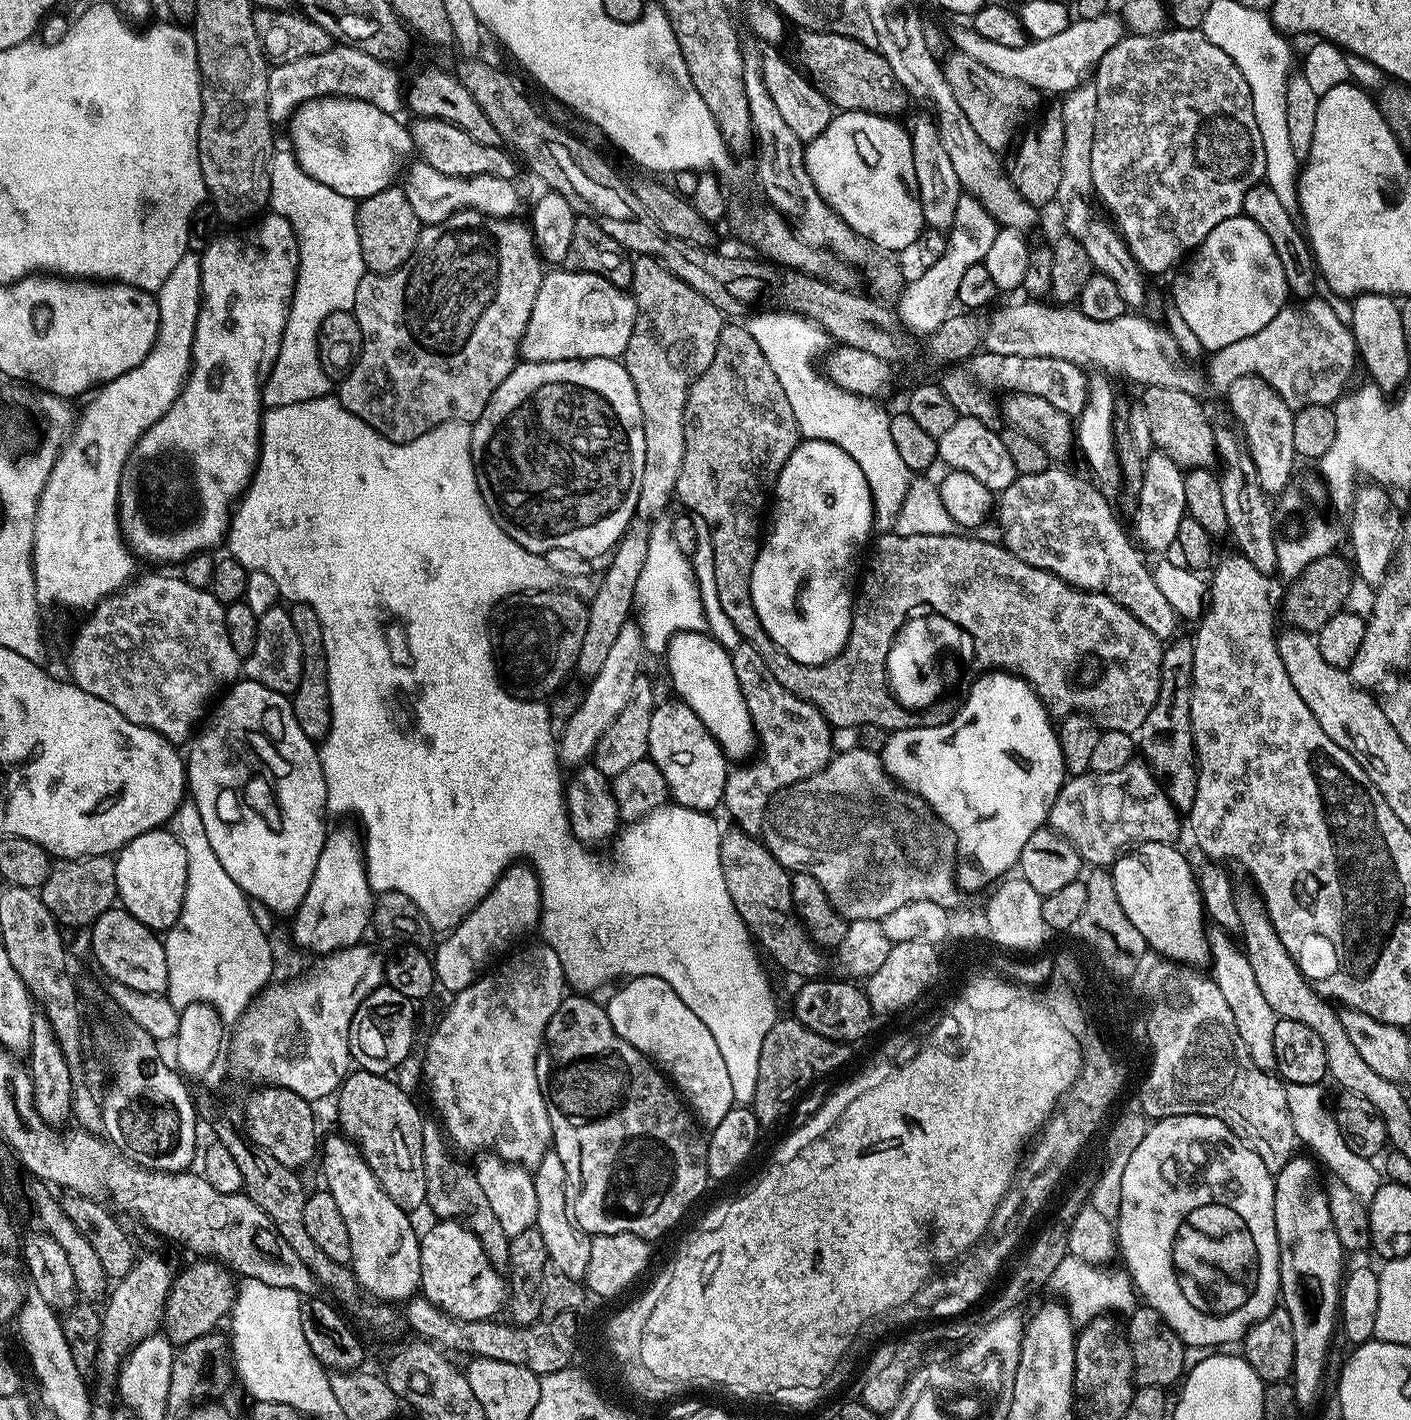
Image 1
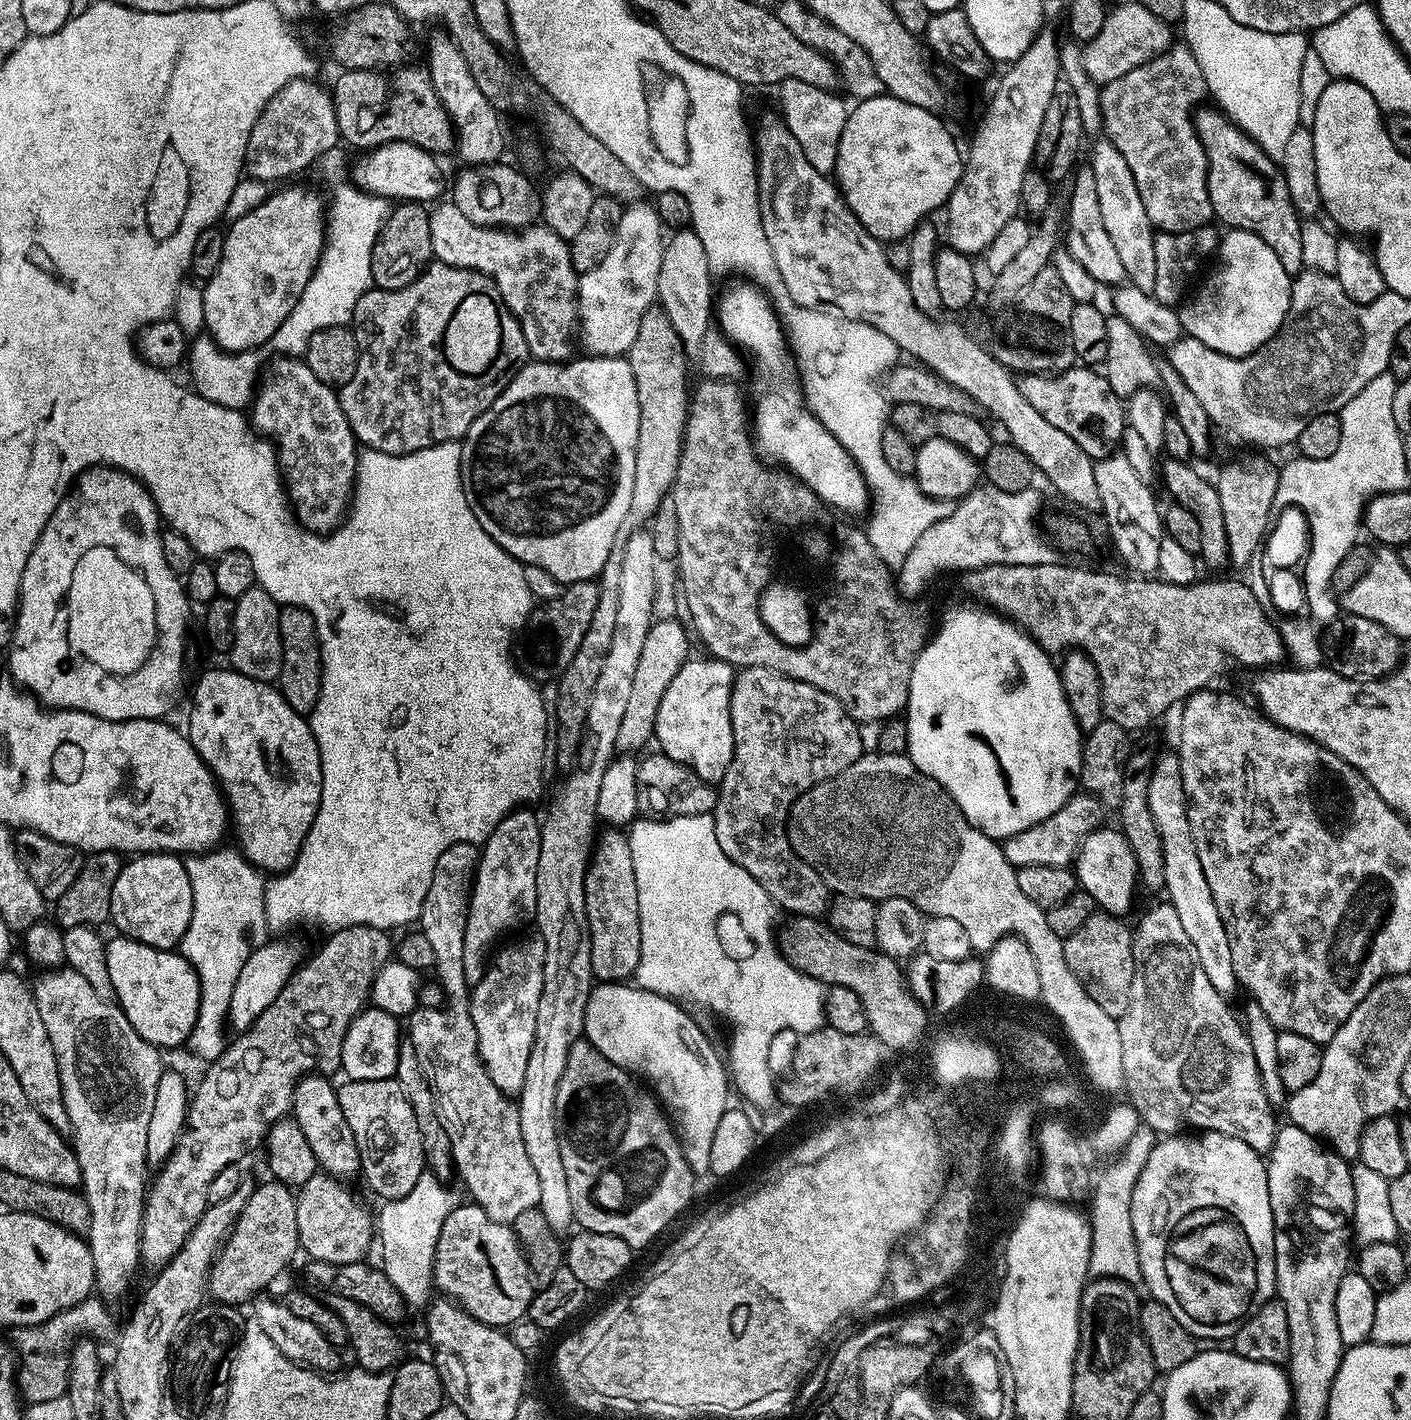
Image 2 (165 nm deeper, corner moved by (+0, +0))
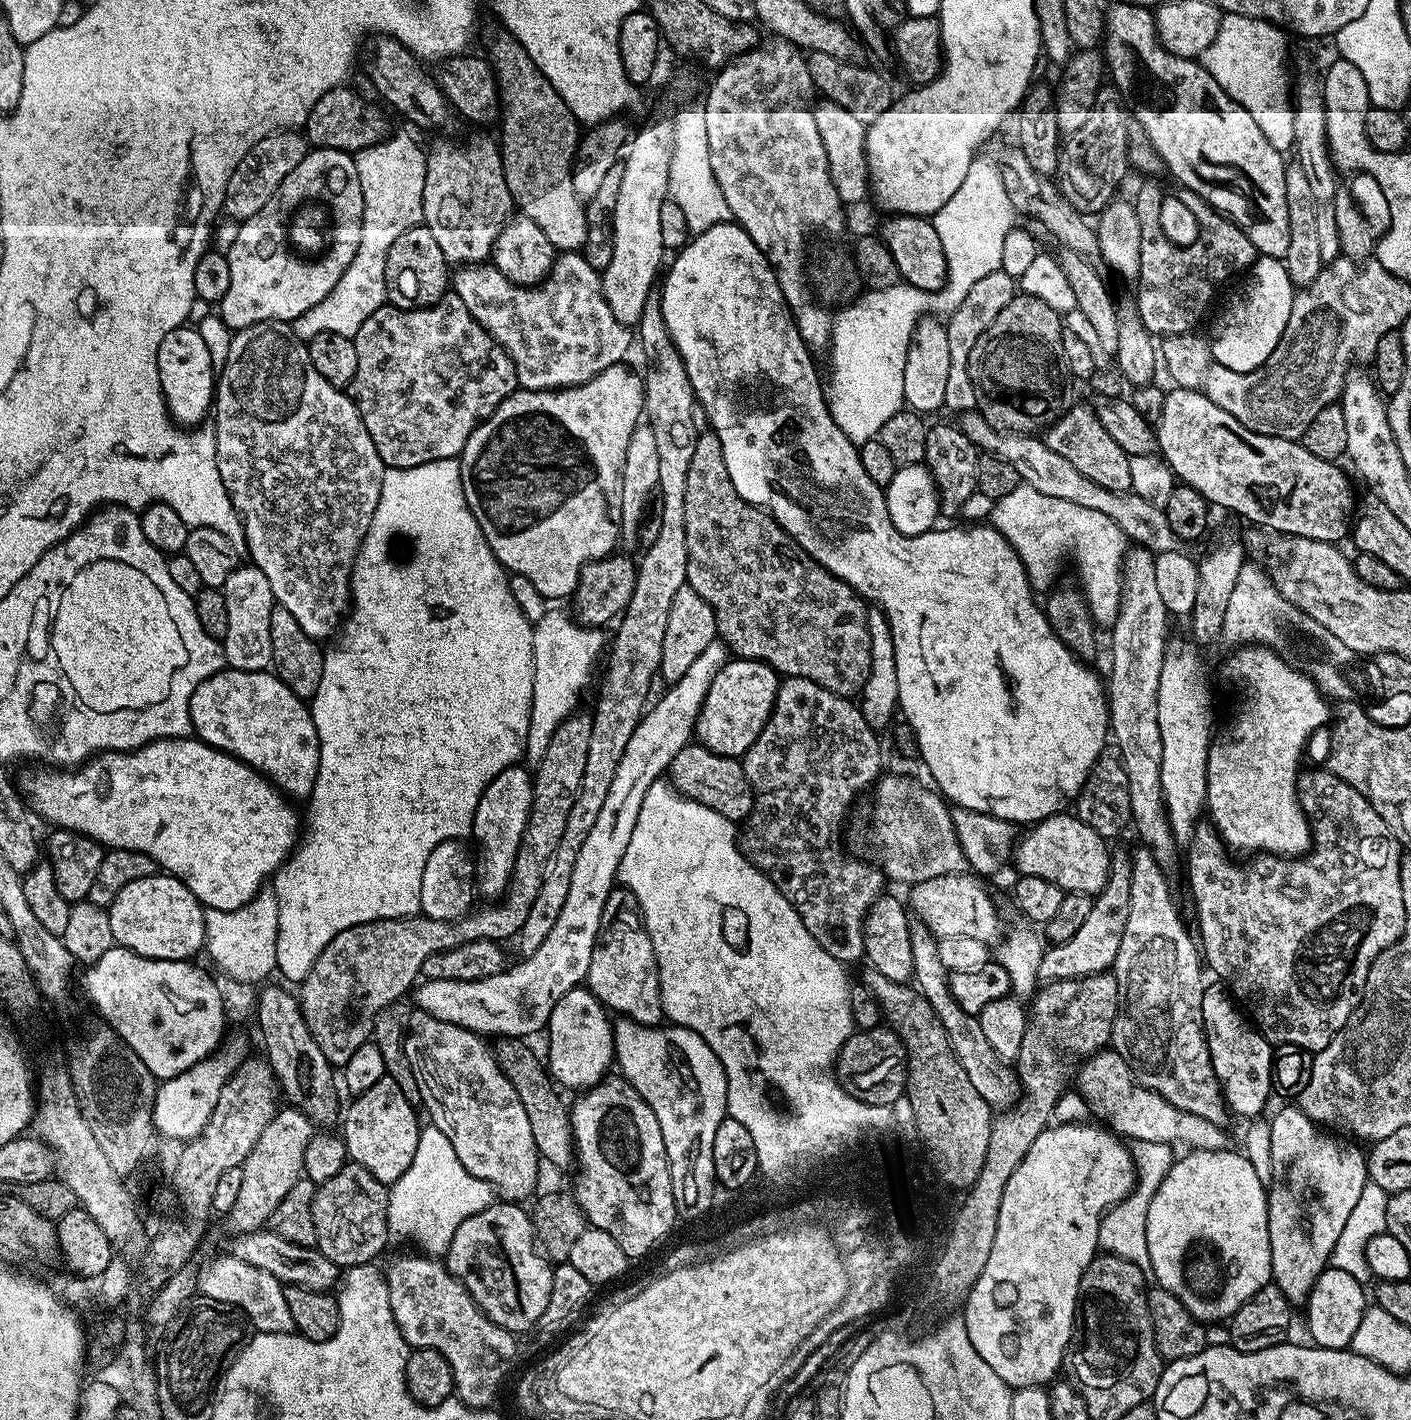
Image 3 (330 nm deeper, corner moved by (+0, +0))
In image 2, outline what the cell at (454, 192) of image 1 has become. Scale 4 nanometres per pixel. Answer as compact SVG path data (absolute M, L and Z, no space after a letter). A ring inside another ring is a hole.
M439 204L428 214L433 257L439 263L473 268L492 277L504 295L505 306L515 314L524 331L528 355L533 361L563 364L573 359L571 340L578 328L578 273L574 270L569 241L554 234L543 222L519 230L483 228L470 222L456 204Z

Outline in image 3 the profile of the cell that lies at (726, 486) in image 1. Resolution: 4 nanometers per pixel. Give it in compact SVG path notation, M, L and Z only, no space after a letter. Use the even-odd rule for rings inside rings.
M711 430L701 431L698 442L694 446L694 459L690 462L688 489L686 490L687 584L694 590L698 590L698 594L702 594L702 598L706 598L706 602L710 602L710 606L714 610L714 618L716 619L716 631L719 639L728 645L729 653L735 654L742 660L761 660L766 662L771 668L776 669L781 677L797 676L798 678L812 679L818 686L822 686L834 694L845 698L855 697L855 692L867 682L868 675L874 671L874 665L870 658L869 605L846 582L842 582L837 576L825 570L769 512L754 506L750 502L746 502L746 498L742 498L738 494L738 490L734 490L734 482L730 482L730 473L726 470L726 458L722 457L721 454L722 442L718 442L716 433Z

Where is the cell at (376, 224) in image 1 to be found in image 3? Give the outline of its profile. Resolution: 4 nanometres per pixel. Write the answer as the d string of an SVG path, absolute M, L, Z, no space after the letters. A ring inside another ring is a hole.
M417 226L406 230L398 238L398 242L390 246L384 285L388 291L387 303L394 308L429 308L449 291L450 265L428 228Z

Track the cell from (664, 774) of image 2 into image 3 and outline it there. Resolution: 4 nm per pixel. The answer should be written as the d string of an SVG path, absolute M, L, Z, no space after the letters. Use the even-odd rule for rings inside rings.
M690 742L674 754L674 762L668 767L667 775L672 776L671 787L677 788L691 800L702 802L729 822L743 822L752 812L752 787L746 778L743 763L737 757L714 754L705 744Z

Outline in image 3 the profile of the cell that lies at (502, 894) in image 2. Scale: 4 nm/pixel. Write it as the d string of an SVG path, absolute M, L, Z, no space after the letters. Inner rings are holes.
M520 767L507 768L502 770L502 774L495 776L486 786L478 802L478 810L474 810L471 839L476 840L475 847L478 849L475 857L476 883L481 897L484 895L492 896L488 898L500 898L508 889L514 870L514 858L518 854L518 846L530 818L533 773L527 767Z

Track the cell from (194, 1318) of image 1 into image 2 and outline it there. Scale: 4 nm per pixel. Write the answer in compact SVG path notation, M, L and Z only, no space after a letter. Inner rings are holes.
M273 1178L267 1180L265 1184L260 1184L256 1189L251 1189L248 1192L246 1206L242 1206L240 1216L232 1225L228 1238L222 1245L221 1253L216 1257L216 1263L213 1264L212 1271L208 1273L207 1295L213 1301L233 1306L247 1305L249 1301L267 1289L264 1287L271 1280L278 1279L280 1271L295 1258L296 1252L298 1256L301 1251L300 1239L298 1238L296 1192L280 1180Z

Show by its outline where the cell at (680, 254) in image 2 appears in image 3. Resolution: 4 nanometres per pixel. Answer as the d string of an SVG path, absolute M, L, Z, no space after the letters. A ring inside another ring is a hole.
M652 291L646 298L646 310L642 310L642 318L638 325L638 338L642 342L643 350L646 353L646 372L644 374L644 416L646 422L654 430L654 439L658 445L658 498L662 502L662 527L659 528L659 535L653 545L646 548L644 557L639 557L638 569L636 574L636 586L634 594L630 598L630 602L626 606L623 616L619 617L618 623L615 625L616 637L611 637L610 649L606 654L606 664L608 660L608 669L604 672L604 681L600 684L600 697L596 700L596 712L591 713L592 729L590 730L590 747L588 757L586 757L586 770L582 774L582 786L578 790L578 798L574 798L574 806L570 810L570 815L566 818L566 830L562 830L562 838L558 838L558 846L582 846L582 842L586 842L586 830L590 830L594 826L594 822L598 818L598 813L602 811L602 805L606 803L606 797L610 790L610 782L614 782L614 774L618 774L618 762L622 762L622 750L626 750L626 742L630 742L630 734L634 734L634 730L638 726L640 717L644 715L649 707L648 691L652 688L652 679L655 678L656 672L661 671L660 663L662 662L662 642L666 639L666 622L670 619L670 606L674 602L674 594L678 594L678 590L682 590L682 586L688 582L686 574L686 562L688 561L688 551L686 550L686 490L688 489L688 475L690 474L690 462L694 459L694 446L698 442L701 429L696 428L696 412L698 416L698 401L694 390L690 384L690 378L686 372L686 366L682 362L682 354L678 354L678 346L674 346L674 338L670 338L670 330L666 330L666 318L663 317L663 308L660 305L659 291Z

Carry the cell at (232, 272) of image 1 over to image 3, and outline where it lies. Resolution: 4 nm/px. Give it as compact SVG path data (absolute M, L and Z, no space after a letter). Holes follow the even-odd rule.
M312 148L308 156L302 158L302 162L298 162L298 166L294 166L294 170L290 170L290 174L286 174L286 178L282 178L282 186L278 186L278 190L274 190L270 202L266 202L266 206L262 206L262 210L258 210L258 214L254 214L254 218L243 221L236 229L234 246L230 246L230 250L226 254L230 262L230 290L226 290L226 294L218 305L218 315L224 325L230 330L235 330L254 326L258 322L267 320L291 322L302 314L306 314L306 310L318 306L318 302L326 299L334 290L334 286L338 286L338 278L342 278L342 274L346 274L346 266L350 266L350 262L354 262L354 254L358 254L358 242L362 242L363 213L362 186L358 182L358 170L353 153L333 148Z

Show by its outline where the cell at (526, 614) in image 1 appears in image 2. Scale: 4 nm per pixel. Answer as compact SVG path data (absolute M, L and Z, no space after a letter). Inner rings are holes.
M583 580L577 584L567 585L558 598L533 607L532 615L528 617L526 631L522 636L522 640L524 639L522 668L529 677L540 681L547 676L555 677L564 671L570 658L574 658L574 653L578 651L578 646L590 626L590 618L594 618L599 593L599 583Z

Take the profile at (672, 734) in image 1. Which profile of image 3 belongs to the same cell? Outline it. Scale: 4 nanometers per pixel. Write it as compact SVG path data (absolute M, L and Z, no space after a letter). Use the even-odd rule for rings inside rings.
M729 659L722 670L714 674L714 682L710 682L706 702L702 702L702 710L696 719L695 739L714 750L714 754L743 757L770 718L781 681L780 673L766 662Z

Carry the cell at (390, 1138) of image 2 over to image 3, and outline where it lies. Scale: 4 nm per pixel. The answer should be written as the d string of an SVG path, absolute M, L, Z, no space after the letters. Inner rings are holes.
M387 1074L378 1082L374 1082L370 1090L359 1093L353 1100L356 1101L349 1106L348 1113L344 1116L344 1131L342 1131L347 1159L351 1163L361 1164L379 1184L390 1186L398 1178L402 1178L402 1174L406 1174L410 1162L414 1162L414 1150L418 1150L422 1124L421 1121L416 1121L416 1112L412 1109L415 1108L413 1101L406 1098L398 1082L394 1082L394 1078Z

